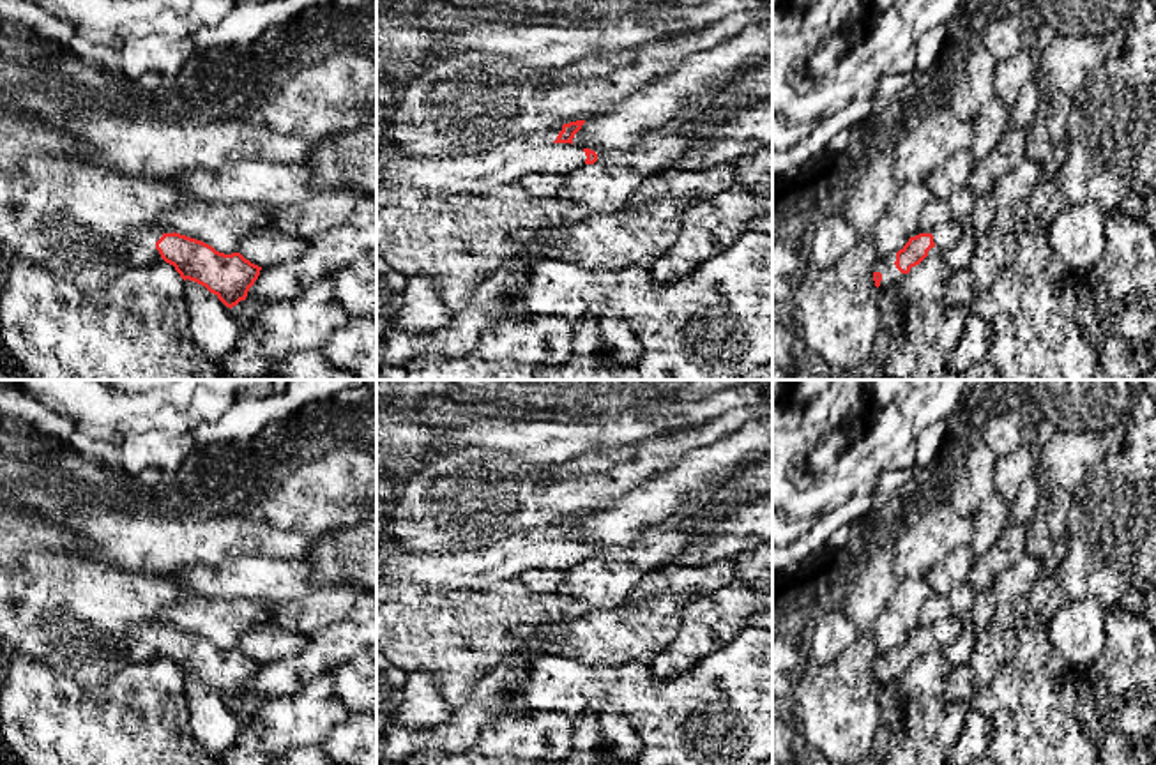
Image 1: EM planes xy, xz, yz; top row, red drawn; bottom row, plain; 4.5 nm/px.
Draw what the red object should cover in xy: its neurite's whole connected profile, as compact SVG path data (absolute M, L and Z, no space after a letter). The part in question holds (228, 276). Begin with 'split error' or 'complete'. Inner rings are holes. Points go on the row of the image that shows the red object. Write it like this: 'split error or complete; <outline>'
split error; M161 224L145 226L125 239L125 269L164 260L184 281L205 286L230 309L246 300L262 270L240 253L219 253L202 240L164 230Z

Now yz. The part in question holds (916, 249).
split error; M947 221L932 230L919 228L898 253L880 256L873 269L878 292L898 284L926 256L951 249L962 235L962 226L963 221Z

